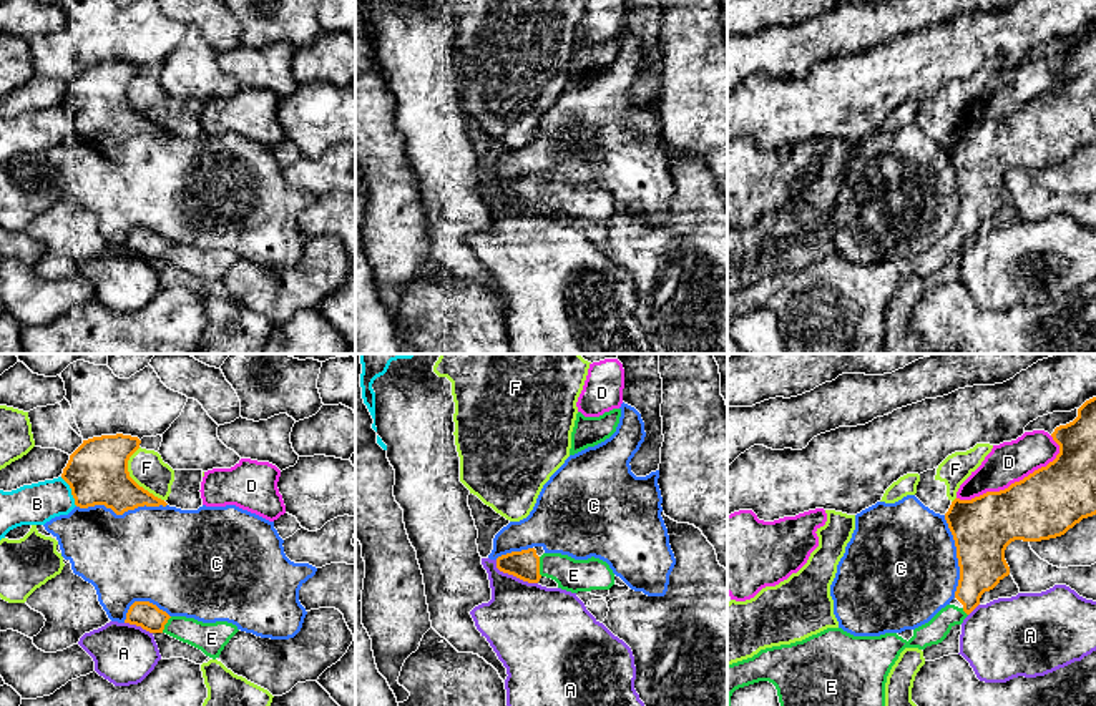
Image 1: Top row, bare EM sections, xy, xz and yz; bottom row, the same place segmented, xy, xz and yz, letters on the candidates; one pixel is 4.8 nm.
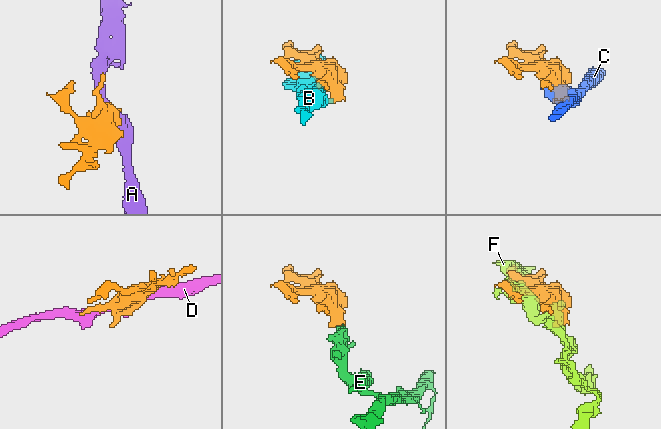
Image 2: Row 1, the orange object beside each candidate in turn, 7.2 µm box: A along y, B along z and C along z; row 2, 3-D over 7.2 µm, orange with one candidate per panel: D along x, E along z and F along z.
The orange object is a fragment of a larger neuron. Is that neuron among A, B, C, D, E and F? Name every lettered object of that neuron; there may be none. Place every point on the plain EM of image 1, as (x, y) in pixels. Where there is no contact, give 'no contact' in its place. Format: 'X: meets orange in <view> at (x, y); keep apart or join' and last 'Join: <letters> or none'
A: meets orange in xz at (513, 203); keep apart
B: meets orange in xy at (72, 120); keep apart
C: meets orange in xy at (122, 142); keep apart
D: meets orange in yz at (1012, 112); keep apart
E: meets orange in xz at (538, 195); join
F: meets orange in xy at (132, 107); keep apart
Join: E

